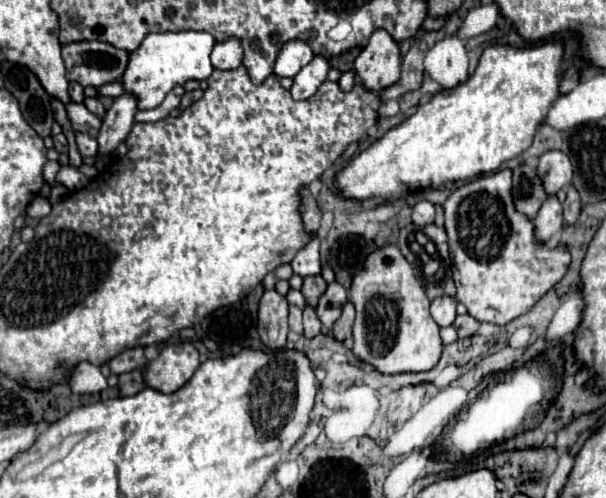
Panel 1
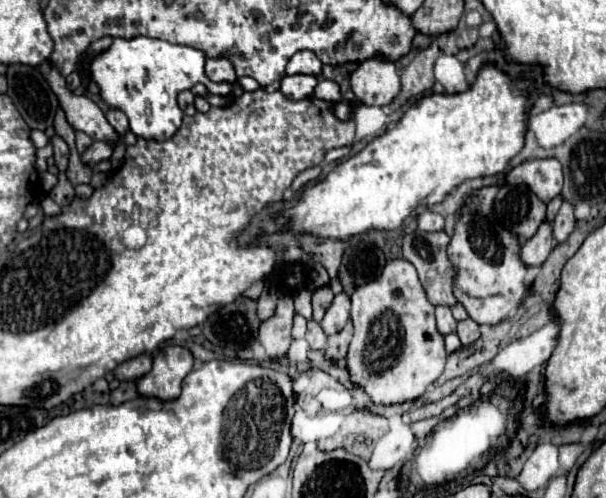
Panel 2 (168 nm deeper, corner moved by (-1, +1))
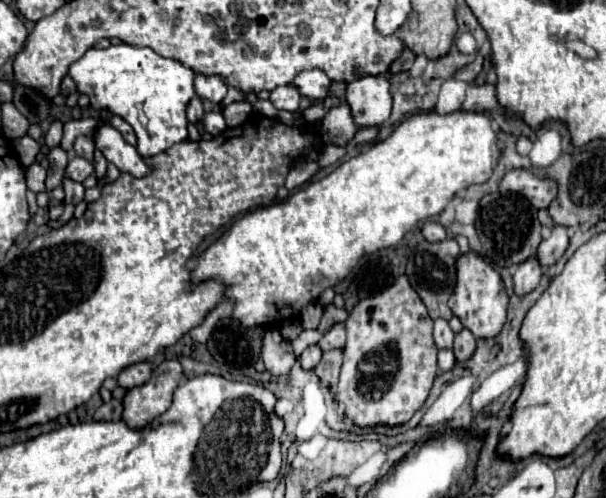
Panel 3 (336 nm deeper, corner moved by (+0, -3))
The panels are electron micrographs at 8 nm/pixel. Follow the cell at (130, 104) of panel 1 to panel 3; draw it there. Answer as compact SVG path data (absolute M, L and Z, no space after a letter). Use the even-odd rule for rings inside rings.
M74 157L66 167L66 175L74 181L80 181L80 183L92 173L94 173L94 165L92 165L92 161L88 161L84 157Z

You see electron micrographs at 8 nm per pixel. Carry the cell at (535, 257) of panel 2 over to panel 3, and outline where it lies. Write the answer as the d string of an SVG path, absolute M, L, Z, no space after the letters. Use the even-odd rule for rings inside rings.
M530 257L528 261L524 261L524 265L516 267L514 291L518 295L530 293L538 285L540 277L542 277L542 265L540 265L540 261L536 261L536 257Z

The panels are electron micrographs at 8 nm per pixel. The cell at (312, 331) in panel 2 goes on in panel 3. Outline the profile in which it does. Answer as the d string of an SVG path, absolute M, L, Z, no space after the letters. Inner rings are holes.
M310 345L308 349L304 349L304 353L300 355L300 363L302 363L302 369L314 369L316 363L320 361L322 357L322 351L318 345Z

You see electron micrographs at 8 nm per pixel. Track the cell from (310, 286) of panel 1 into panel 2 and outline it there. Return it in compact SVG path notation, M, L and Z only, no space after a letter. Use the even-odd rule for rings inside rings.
M321 287L321 289L317 289L317 291L313 293L313 319L315 319L317 323L321 323L327 307L329 307L331 301L333 301L333 297L335 297L335 295L333 295L333 291L331 291L329 287Z

